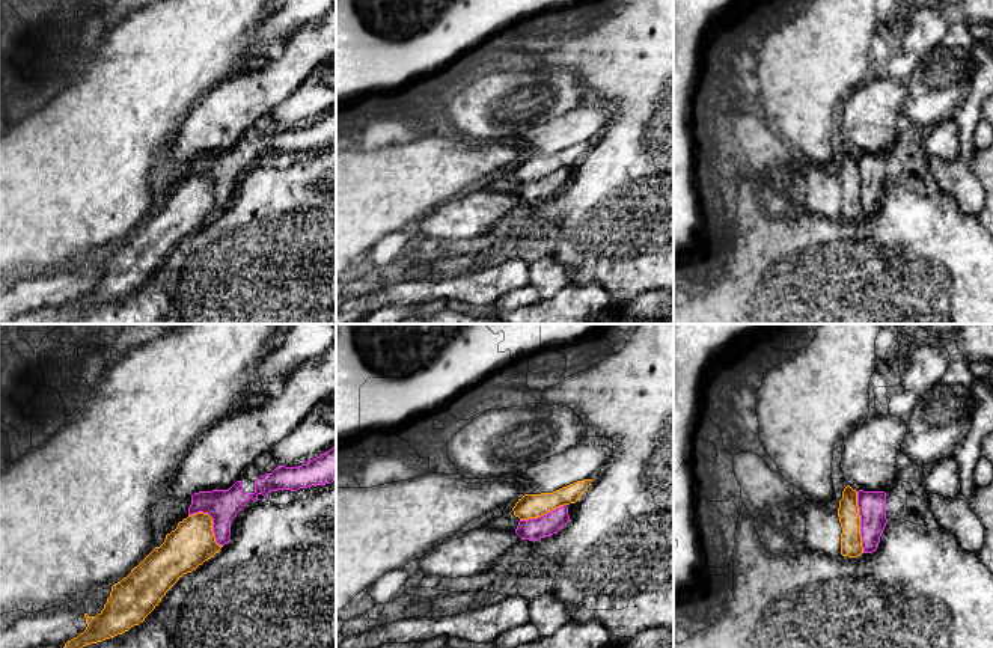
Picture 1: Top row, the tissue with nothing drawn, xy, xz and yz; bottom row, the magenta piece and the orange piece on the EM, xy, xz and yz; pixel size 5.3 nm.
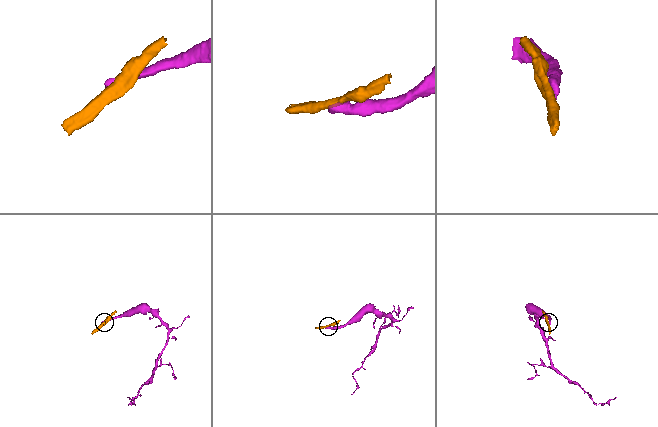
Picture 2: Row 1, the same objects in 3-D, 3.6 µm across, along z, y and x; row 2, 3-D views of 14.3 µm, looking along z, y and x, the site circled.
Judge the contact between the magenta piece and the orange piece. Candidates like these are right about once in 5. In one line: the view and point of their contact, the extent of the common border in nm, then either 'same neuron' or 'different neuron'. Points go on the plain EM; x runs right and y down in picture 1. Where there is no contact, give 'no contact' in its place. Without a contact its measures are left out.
contact yz (861, 184); length 340 nm; different neuron

